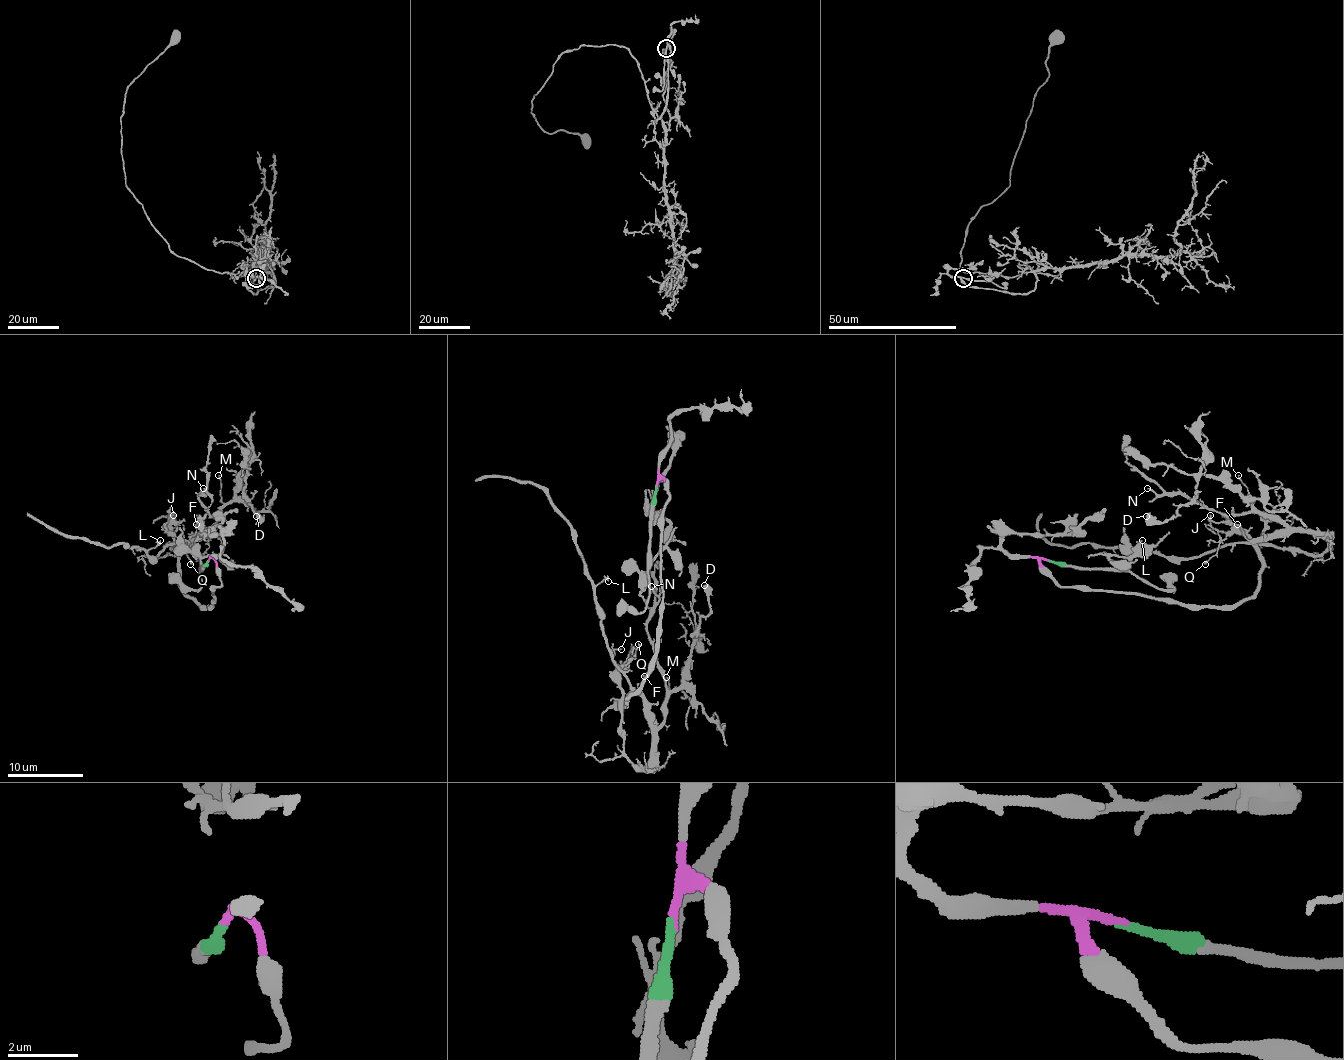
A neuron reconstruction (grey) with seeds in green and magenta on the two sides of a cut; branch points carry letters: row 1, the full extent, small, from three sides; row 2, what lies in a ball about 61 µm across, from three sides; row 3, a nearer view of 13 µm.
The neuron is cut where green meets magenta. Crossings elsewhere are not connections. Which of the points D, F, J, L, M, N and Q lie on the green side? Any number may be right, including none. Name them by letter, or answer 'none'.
none

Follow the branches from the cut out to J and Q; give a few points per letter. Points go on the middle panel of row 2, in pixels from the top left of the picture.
J: (657, 487), (664, 479), (662, 615), (649, 675), (626, 700), (617, 683), (613, 655), (613, 649), (621, 649)
Q: (657, 487), (664, 479), (668, 502), (657, 655), (626, 700), (619, 670), (636, 657), (638, 643)

